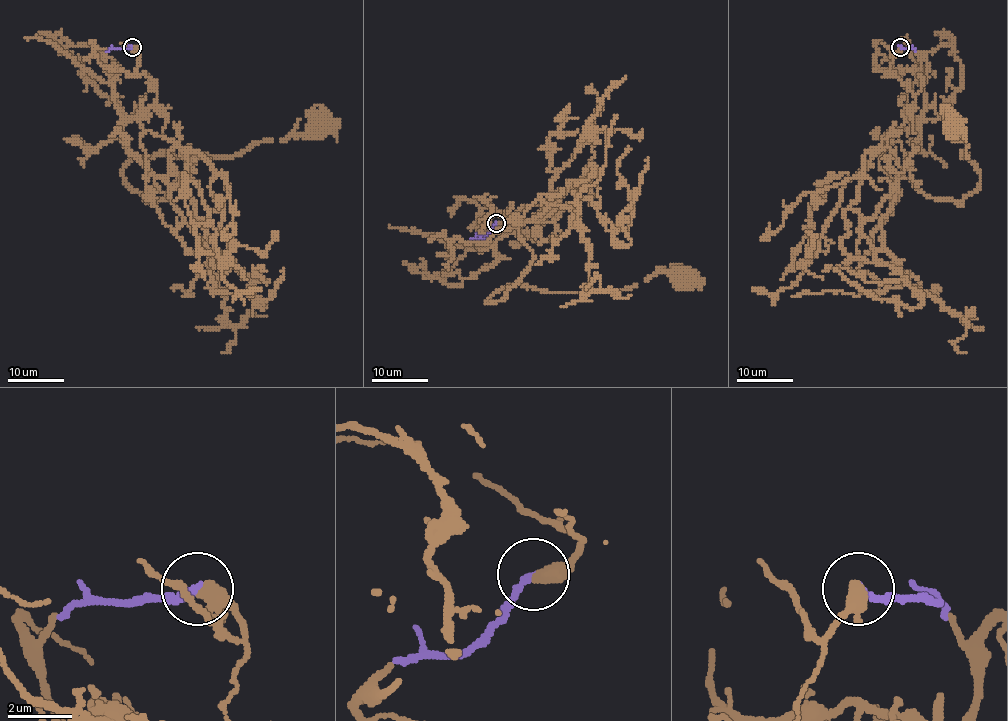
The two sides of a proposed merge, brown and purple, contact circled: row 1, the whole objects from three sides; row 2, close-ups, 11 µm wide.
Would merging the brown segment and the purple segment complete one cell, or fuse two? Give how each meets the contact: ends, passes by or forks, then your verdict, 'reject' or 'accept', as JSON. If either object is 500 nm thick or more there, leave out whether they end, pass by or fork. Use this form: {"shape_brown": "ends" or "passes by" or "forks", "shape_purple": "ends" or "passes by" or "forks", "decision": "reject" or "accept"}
{"decision": "accept"}

